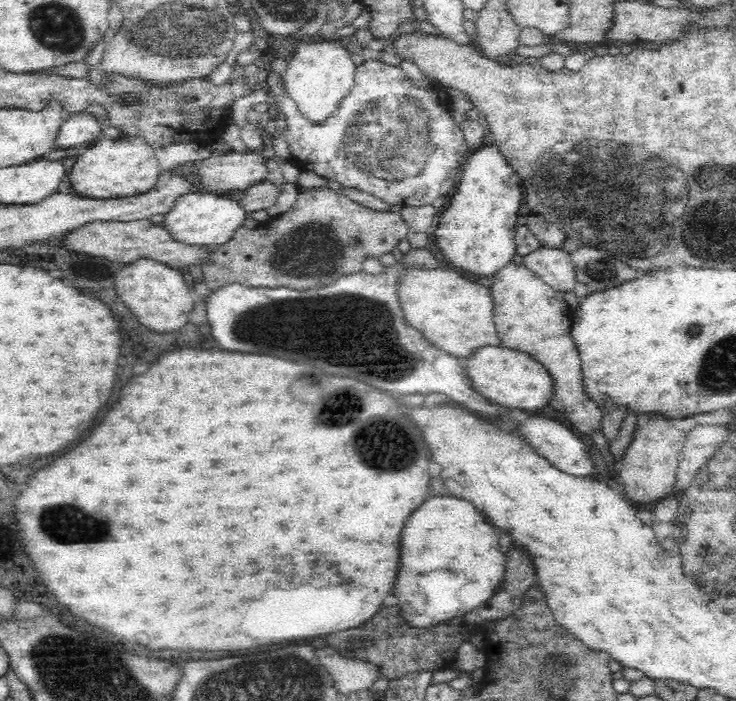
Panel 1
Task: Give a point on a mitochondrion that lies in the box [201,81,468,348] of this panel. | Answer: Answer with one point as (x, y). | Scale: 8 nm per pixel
(409, 118)

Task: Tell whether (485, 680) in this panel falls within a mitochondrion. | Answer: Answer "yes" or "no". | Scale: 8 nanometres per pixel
no

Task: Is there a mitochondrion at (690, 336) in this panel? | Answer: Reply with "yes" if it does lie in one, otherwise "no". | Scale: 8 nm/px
yes

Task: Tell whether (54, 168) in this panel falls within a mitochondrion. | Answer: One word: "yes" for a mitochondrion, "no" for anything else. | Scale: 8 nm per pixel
no

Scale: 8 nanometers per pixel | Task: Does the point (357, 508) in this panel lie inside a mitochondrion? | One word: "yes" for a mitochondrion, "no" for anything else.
no

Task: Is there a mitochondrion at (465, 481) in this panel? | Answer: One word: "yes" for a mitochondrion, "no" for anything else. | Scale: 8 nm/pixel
yes

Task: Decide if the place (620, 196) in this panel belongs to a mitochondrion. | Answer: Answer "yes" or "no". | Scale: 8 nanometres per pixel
yes

